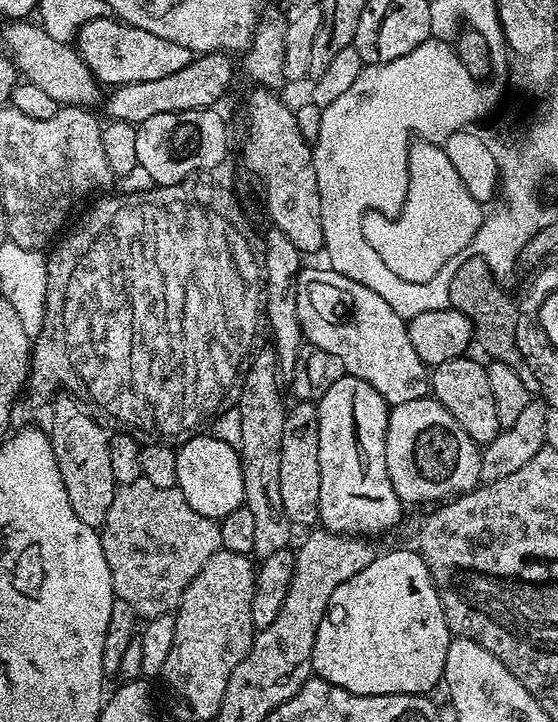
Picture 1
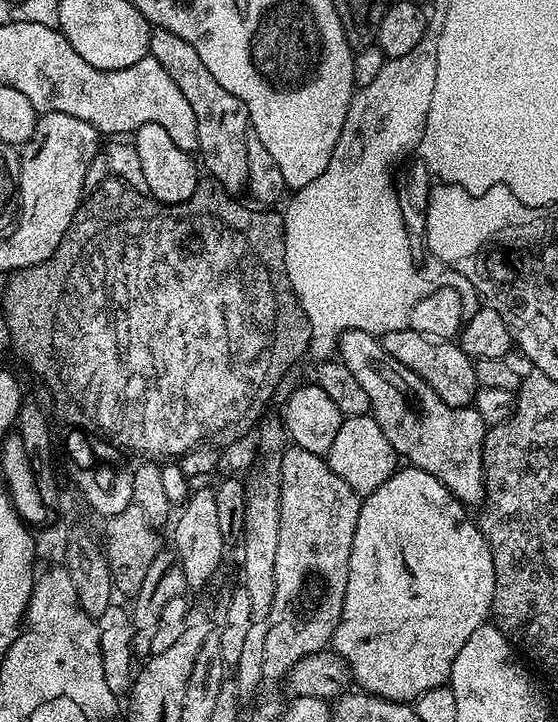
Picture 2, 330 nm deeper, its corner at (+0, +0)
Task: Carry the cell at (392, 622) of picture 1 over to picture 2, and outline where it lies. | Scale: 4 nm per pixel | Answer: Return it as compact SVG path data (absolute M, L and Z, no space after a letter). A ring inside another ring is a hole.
M411 466L401 467L393 472L378 490L363 497L358 526L354 530L354 542L350 550L350 566L346 582L346 598L342 602L342 618L332 636L331 647L347 662L352 672L353 681L370 696L381 696L383 700L415 701L426 690L434 690L434 686L448 684L452 678L454 658L458 658L458 650L466 646L466 638L478 630L480 624L489 619L494 598L494 558L486 538L480 533L480 525L475 519L468 517L469 509L450 491L434 474L426 474L426 470Z

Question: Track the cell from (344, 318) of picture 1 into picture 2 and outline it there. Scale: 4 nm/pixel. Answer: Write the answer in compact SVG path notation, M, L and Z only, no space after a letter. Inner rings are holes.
M362 330L341 332L338 356L350 374L366 389L370 412L382 434L394 446L397 457L404 456L413 468L434 474L465 505L479 505L484 494L484 433L486 425L475 407L451 408L402 362L382 350L379 339Z

